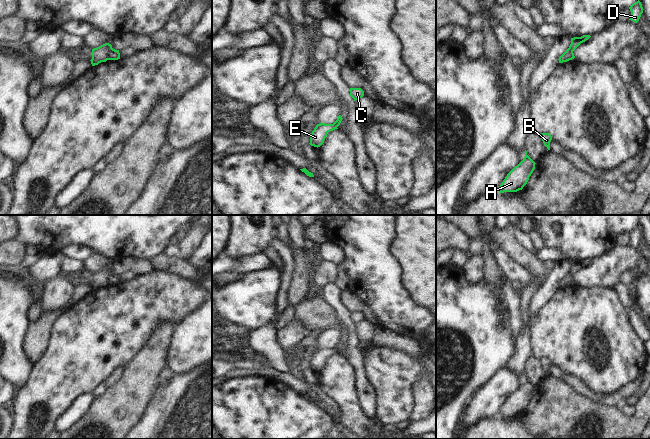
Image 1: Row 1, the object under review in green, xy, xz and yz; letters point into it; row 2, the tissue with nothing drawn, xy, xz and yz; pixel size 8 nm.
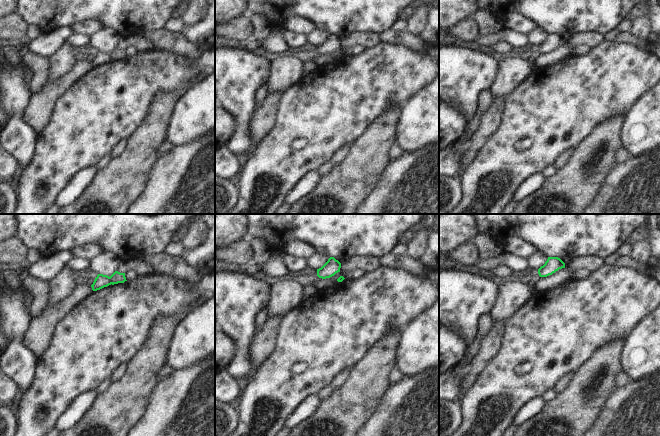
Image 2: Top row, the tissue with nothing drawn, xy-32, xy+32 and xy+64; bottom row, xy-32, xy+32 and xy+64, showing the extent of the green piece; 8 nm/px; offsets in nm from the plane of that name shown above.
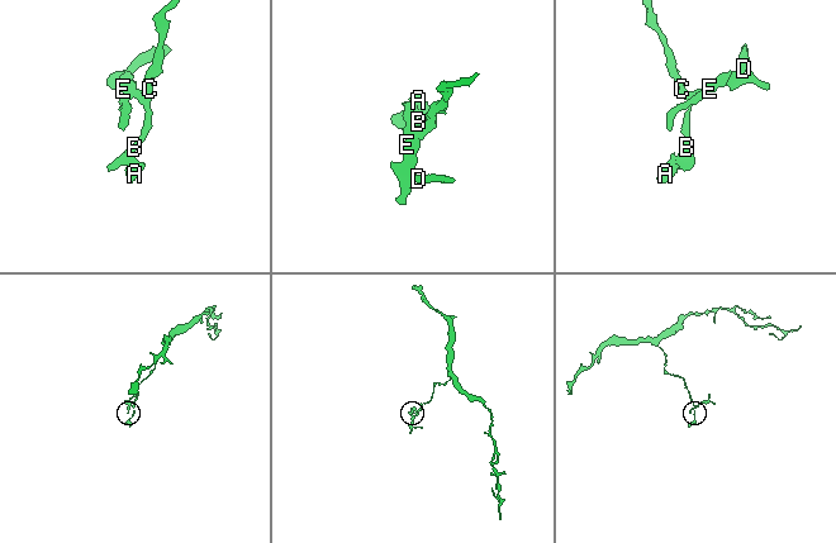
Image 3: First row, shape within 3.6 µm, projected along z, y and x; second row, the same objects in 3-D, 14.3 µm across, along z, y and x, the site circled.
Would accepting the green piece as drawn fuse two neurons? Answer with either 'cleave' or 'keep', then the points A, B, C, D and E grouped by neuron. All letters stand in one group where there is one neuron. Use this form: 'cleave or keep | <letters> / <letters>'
cleave | A B C / D E

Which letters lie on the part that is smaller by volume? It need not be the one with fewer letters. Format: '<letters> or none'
D, E

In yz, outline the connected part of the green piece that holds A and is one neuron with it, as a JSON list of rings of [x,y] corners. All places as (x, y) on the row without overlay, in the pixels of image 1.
[[[525,375],[524,383],[507,398],[498,415],[504,417],[522,414],[533,397],[535,388]]]

